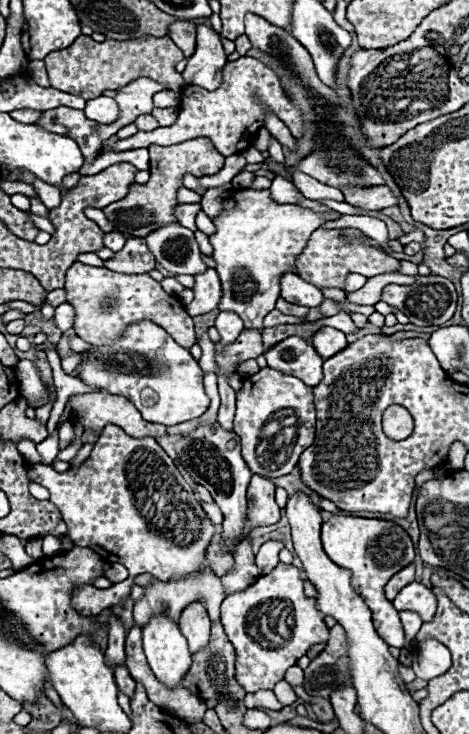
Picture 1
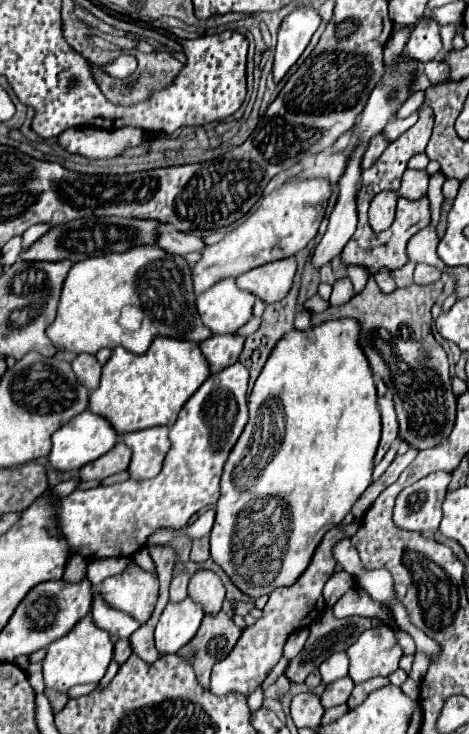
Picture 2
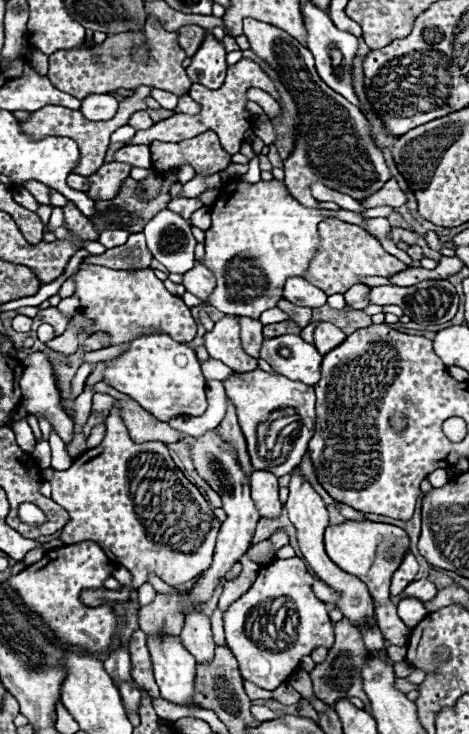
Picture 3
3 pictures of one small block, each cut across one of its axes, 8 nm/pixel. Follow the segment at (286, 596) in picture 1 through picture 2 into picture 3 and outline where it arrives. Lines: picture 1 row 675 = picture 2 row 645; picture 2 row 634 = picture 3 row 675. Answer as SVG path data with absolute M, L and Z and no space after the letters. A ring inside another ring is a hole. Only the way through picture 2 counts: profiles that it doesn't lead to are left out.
M274 560L268 568L260 570L254 586L246 594L242 594L238 602L232 602L232 606L224 612L226 642L238 658L240 674L246 682L252 682L264 690L274 690L282 682L286 682L288 676L298 668L302 656L308 656L318 646L332 646L334 630L328 618L328 605L312 594L312 582L314 578L310 576L304 560Z

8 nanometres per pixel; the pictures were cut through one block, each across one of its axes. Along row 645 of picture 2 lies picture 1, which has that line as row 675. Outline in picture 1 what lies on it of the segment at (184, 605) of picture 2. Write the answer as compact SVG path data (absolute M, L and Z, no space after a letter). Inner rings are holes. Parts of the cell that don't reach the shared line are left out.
M154 616L142 626L144 652L156 678L168 686L182 686L182 678L192 666L192 656L176 622L166 616Z

